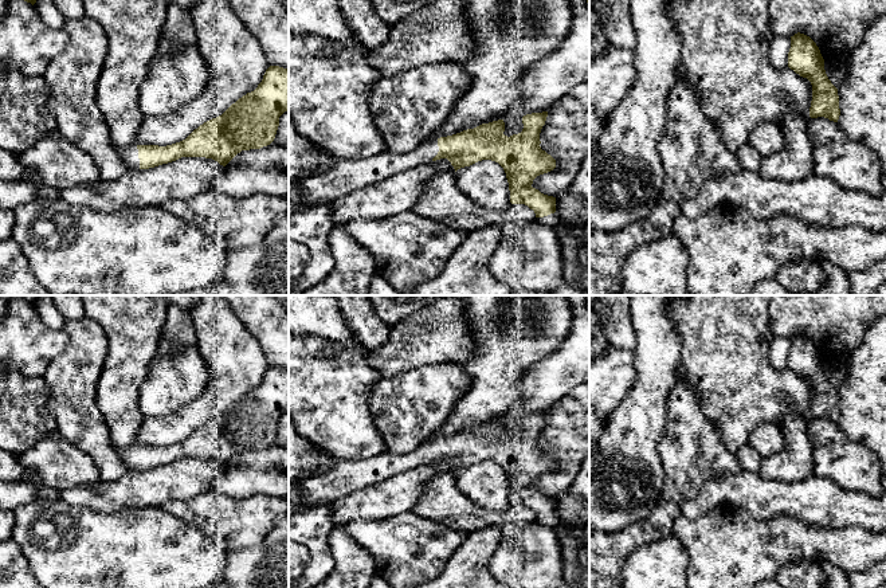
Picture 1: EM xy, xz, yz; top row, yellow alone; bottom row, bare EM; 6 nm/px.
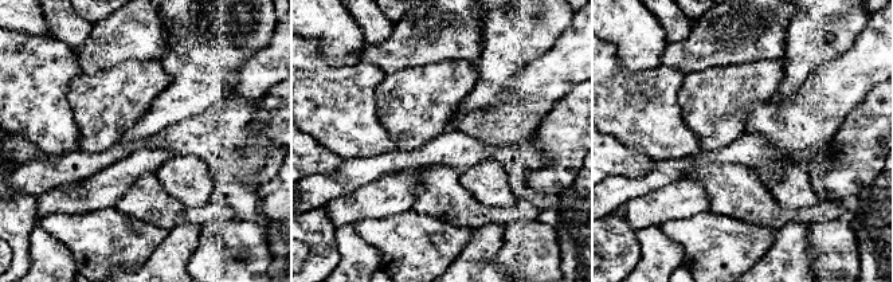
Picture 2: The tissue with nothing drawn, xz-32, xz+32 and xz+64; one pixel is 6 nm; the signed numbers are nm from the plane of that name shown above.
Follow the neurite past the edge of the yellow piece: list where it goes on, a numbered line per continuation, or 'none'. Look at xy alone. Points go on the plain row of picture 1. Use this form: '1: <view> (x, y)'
1: xy (129, 455)

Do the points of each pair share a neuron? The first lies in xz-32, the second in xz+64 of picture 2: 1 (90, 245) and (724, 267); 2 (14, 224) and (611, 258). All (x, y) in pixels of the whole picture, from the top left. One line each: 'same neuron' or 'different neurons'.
1: same neuron
2: same neuron

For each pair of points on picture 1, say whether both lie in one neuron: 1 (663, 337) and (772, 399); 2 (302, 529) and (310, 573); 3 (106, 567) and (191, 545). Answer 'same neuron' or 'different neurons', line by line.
1: different neurons
2: same neuron
3: same neuron

